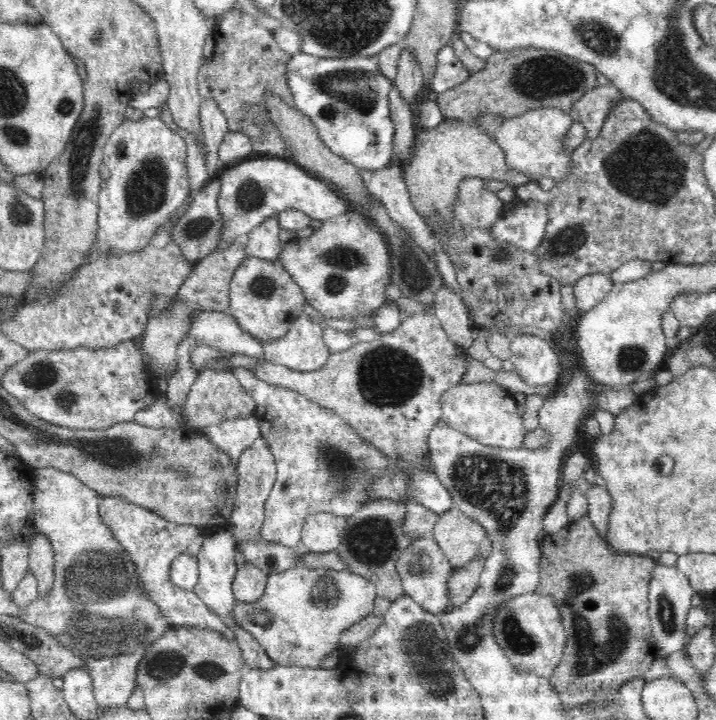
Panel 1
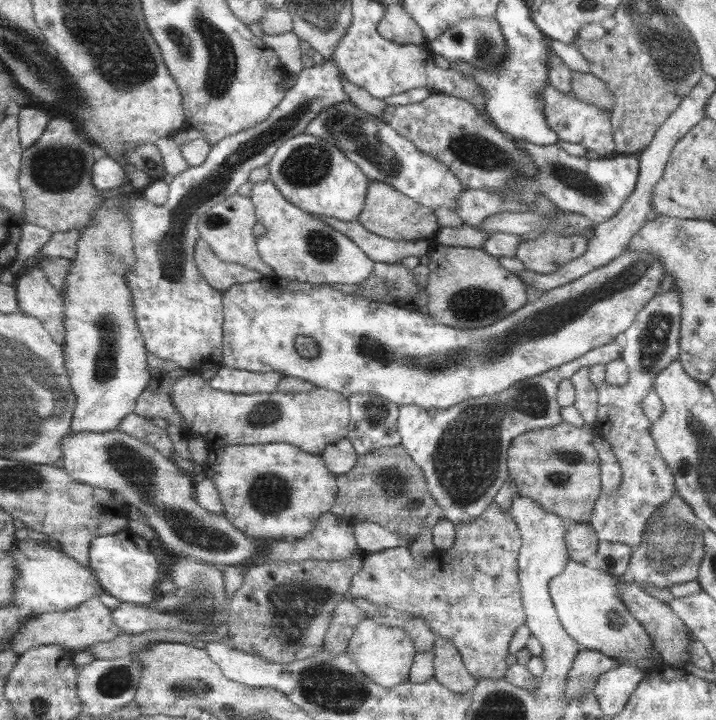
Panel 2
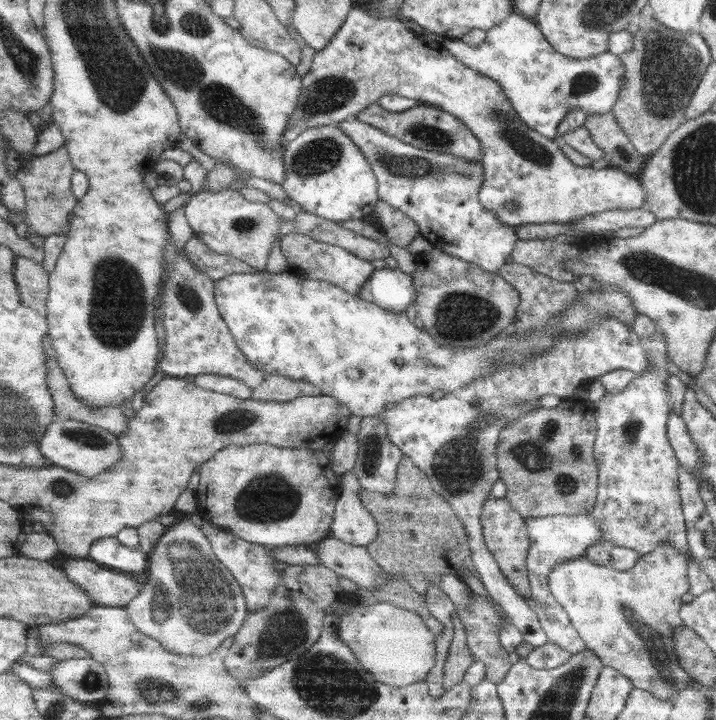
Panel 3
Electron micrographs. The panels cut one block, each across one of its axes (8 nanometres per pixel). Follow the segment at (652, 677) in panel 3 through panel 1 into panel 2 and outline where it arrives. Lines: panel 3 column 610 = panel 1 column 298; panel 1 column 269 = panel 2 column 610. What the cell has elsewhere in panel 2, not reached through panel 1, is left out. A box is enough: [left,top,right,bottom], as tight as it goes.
[549,558,660,671]

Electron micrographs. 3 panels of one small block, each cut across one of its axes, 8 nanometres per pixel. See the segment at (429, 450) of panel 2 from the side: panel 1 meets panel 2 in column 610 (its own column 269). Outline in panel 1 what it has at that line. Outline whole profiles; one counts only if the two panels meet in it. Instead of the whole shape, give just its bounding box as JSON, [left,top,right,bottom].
[263,313,331,372]

